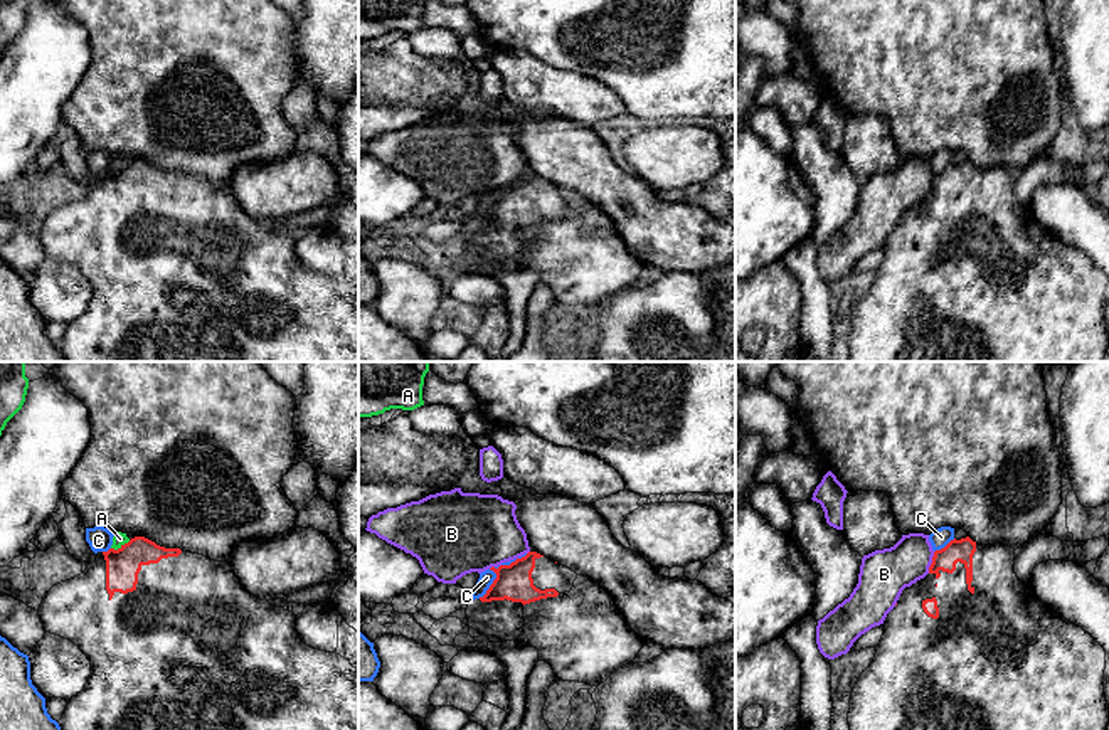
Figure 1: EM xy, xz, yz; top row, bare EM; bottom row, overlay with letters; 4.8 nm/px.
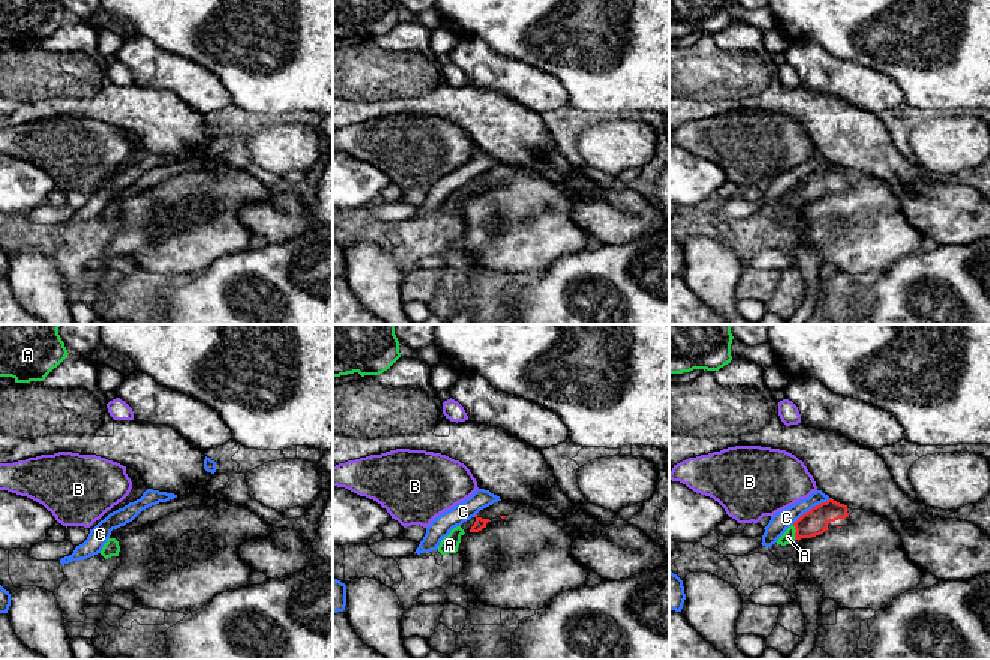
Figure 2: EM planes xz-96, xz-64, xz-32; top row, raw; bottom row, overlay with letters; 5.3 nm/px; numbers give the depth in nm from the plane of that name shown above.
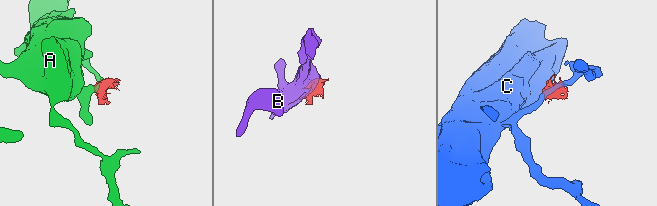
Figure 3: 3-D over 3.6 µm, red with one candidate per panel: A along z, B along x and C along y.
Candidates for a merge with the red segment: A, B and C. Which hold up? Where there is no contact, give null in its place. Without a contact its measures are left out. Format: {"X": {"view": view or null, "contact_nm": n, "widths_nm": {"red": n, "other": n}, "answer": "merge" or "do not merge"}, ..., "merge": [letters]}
{"A": {"view": "xy", "contact_nm": 100, "widths_nm": {"red": 160, "other": 70}, "answer": "do not merge"}, "B": {"view": "yz", "contact_nm": 110, "widths_nm": {"red": 110, "other": 240}, "answer": "do not merge"}, "C": {"view": "xz", "contact_nm": 320, "widths_nm": {"red": 180, "other": 70}, "answer": "do not merge"}, "merge": []}

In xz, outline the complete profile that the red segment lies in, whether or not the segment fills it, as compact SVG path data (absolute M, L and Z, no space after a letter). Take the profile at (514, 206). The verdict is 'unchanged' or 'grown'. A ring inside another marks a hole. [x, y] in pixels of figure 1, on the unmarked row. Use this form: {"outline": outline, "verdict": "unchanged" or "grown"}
{"outline": "M537 175L490 193L496 202L483 220L468 227L466 239L470 251L501 264L520 261L525 227L570 215L577 202L576 195Z", "verdict": "grown"}

